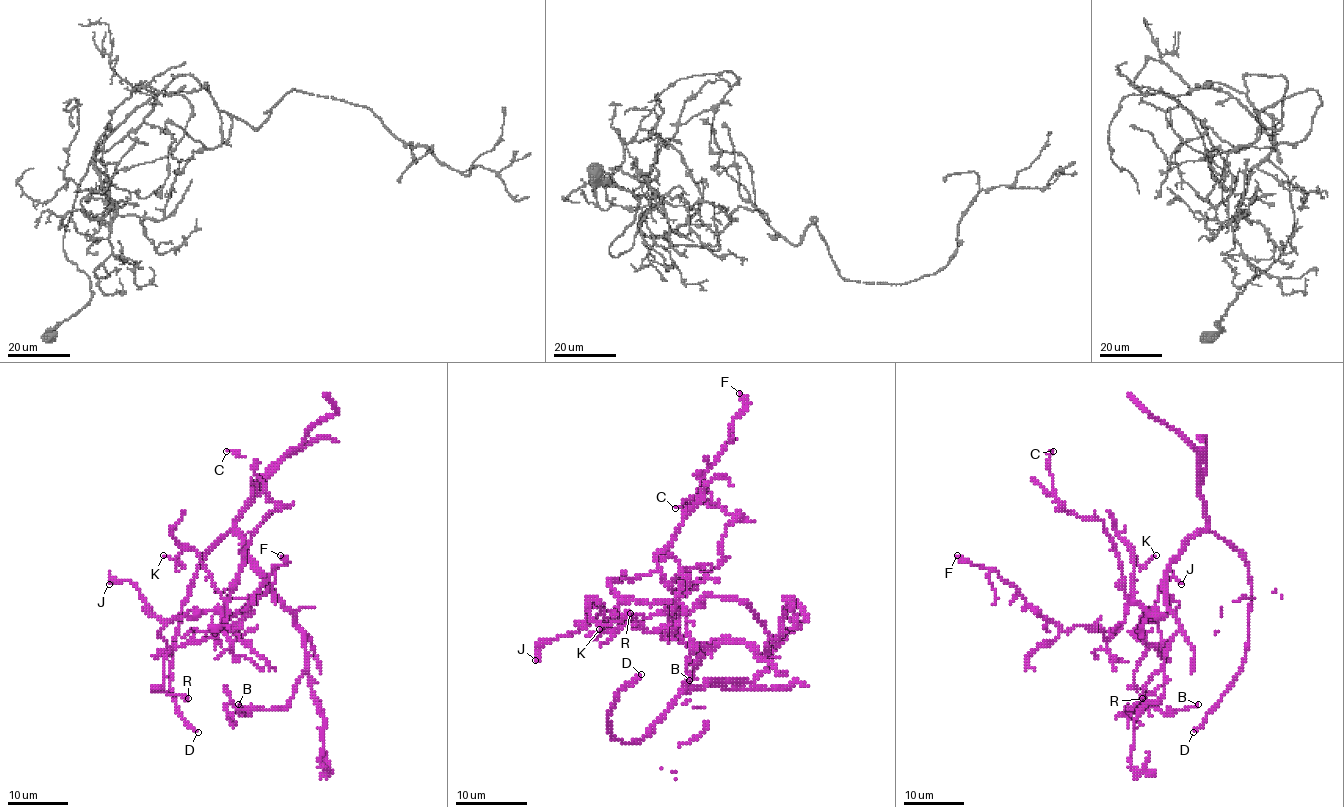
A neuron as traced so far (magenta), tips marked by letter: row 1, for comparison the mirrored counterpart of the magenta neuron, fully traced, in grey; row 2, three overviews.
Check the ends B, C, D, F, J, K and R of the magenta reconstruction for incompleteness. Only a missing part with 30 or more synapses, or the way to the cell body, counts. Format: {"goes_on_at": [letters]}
{"goes_on_at": ["D"]}

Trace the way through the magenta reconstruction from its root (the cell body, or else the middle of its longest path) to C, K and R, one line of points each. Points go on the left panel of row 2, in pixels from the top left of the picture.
C: (262, 579), (264, 591), (234, 614), (226, 612), (244, 548), (276, 507), (253, 471), (253, 460), (226, 451)
K: (262, 579), (264, 591), (228, 614), (222, 593), (193, 548), (178, 555), (176, 563), (184, 566), (163, 555)
R: (262, 579), (267, 588), (228, 614), (216, 634), (170, 647), (164, 683), (152, 688), (188, 698)

